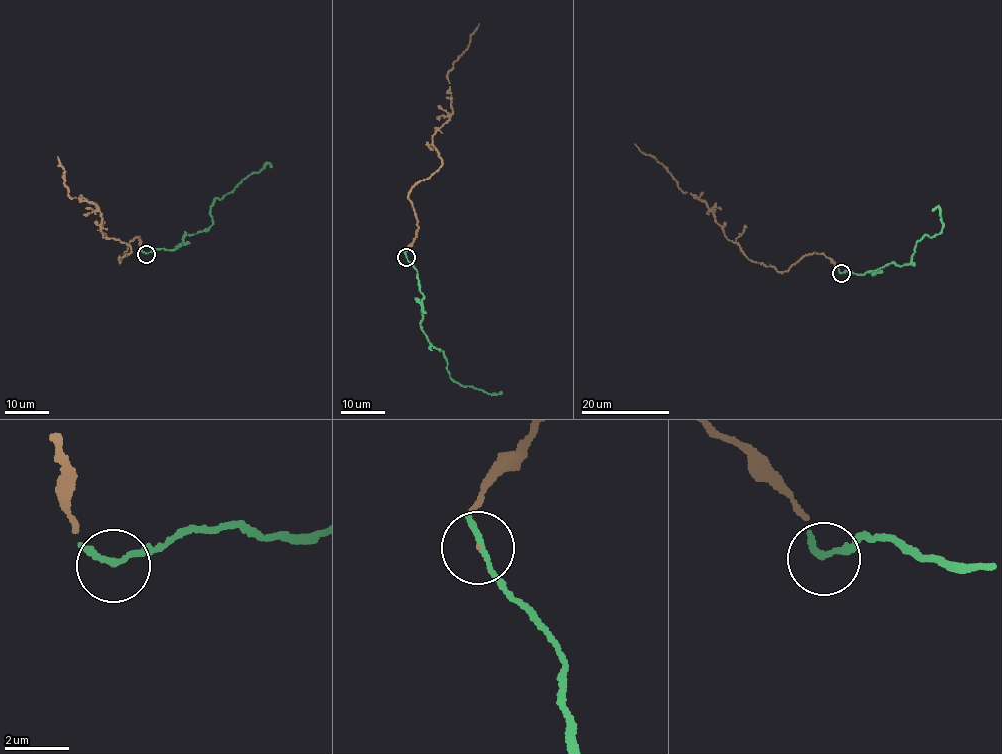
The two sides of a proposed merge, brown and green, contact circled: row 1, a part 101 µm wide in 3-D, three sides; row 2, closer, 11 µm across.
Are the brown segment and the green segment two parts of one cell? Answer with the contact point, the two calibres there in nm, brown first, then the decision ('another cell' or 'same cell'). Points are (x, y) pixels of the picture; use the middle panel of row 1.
place (406, 257); calibres 40 and 200 nm; same cell

